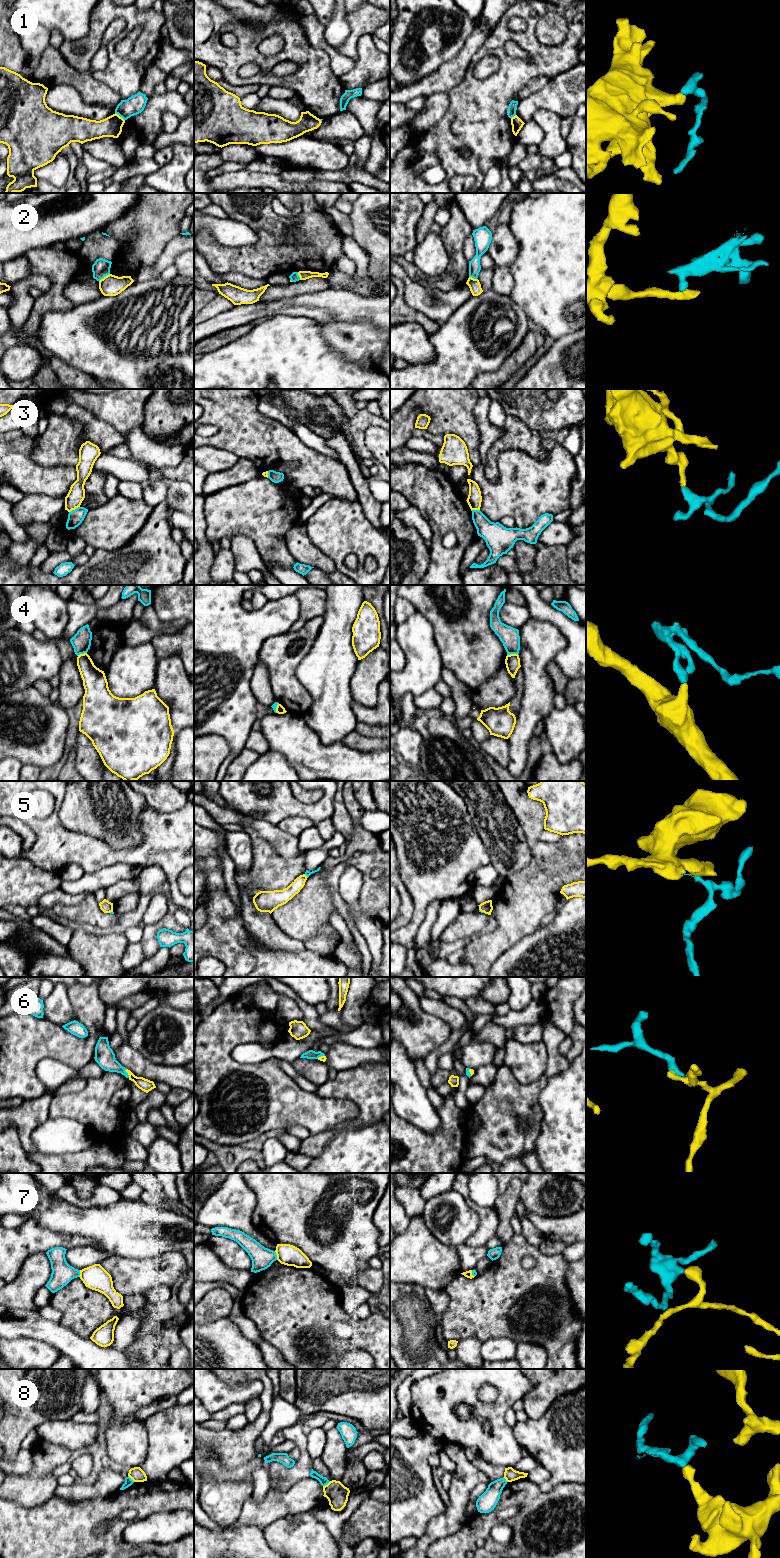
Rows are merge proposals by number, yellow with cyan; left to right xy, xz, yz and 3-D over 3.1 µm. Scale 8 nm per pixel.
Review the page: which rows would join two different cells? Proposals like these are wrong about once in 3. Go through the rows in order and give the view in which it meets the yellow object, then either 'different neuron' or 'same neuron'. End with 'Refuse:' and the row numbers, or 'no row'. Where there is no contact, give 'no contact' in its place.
1: meets yellow in xy; different neuron
2: meets yellow in xy; different neuron
3: meets yellow in xy; different neuron
4: meets yellow in yz; different neuron
5: meets yellow in yz; different neuron
6: meets yellow in xy; same neuron
7: meets yellow in xz; different neuron
8: meets yellow in xz; different neuron
Refuse: 1, 2, 3, 4, 5, 7, 8

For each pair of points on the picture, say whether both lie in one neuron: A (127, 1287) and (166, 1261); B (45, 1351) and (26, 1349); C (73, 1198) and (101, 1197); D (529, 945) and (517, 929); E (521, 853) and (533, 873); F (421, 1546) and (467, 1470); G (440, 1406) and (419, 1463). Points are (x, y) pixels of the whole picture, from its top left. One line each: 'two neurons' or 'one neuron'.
A: one neuron
B: one neuron
C: one neuron
D: two neurons
E: two neurons
F: one neuron
G: two neurons

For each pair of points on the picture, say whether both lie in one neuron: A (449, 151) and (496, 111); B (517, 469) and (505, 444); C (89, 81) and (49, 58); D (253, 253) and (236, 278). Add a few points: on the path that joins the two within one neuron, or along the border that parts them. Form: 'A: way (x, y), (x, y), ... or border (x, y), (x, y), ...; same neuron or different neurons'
A: way (461, 139), (484, 116); same neuron
B: border (531, 455), (505, 449), (498, 457), (497, 470); different neurons
C: way (79, 81), (65, 74), (59, 68); same neuron
D: border (221, 274), (236, 272), (254, 278), (262, 278); different neurons

